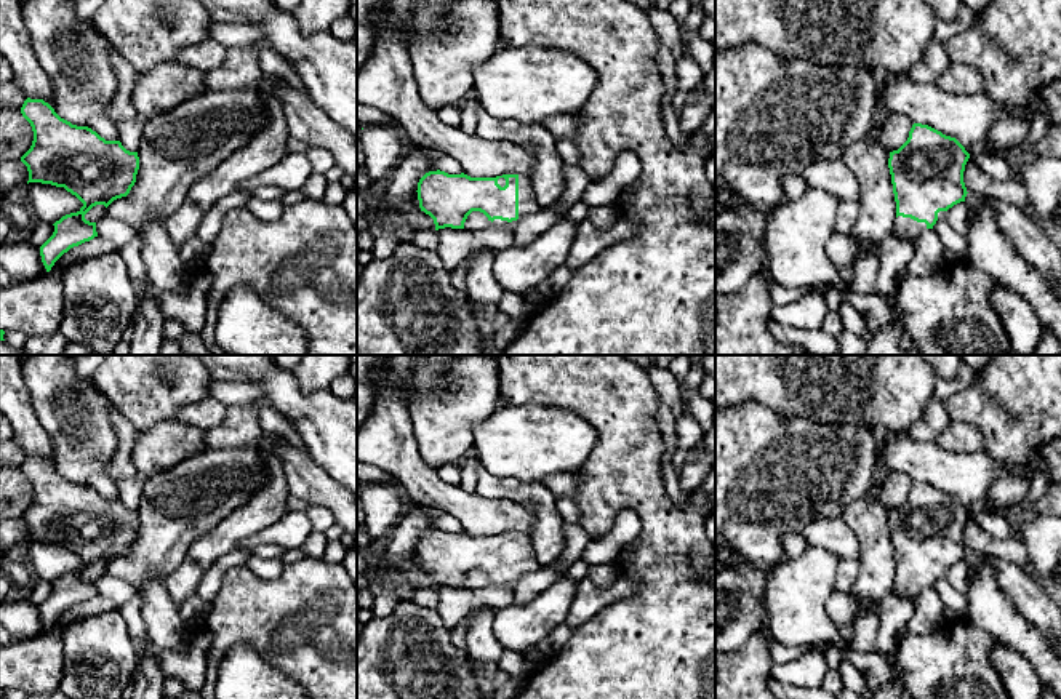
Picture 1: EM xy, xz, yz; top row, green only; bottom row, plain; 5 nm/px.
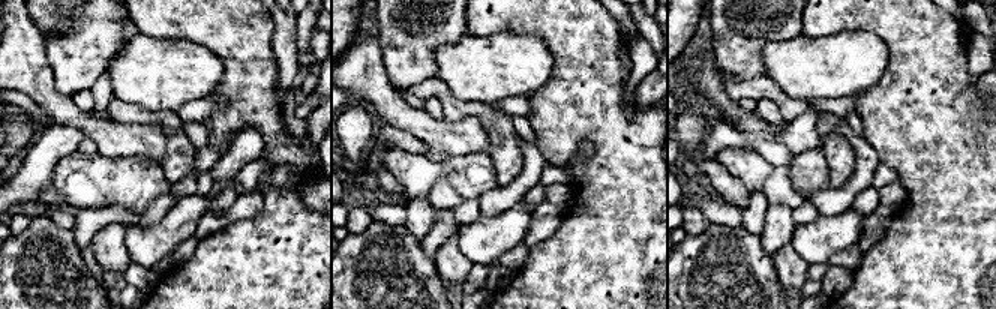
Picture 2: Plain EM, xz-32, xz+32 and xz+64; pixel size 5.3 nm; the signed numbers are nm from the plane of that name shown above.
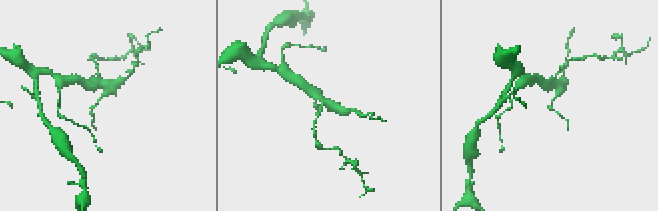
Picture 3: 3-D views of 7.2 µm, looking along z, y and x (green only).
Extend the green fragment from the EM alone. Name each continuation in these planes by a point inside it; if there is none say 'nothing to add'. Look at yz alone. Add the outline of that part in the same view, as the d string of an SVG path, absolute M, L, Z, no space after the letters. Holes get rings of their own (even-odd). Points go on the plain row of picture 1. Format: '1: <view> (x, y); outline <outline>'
1: yz (906, 587); outline M898 574L893 581L891 595L896 598L915 600L923 589L927 589L925 581L917 581L911 576Z

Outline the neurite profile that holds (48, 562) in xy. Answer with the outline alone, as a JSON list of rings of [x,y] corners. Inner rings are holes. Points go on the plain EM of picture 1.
[[[29,541],[22,545],[22,557],[37,579],[54,582],[62,574],[77,571],[83,561],[64,545]]]

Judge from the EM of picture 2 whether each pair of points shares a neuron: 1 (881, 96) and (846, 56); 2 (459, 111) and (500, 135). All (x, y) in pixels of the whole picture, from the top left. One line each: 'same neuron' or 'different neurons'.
1: different neurons
2: same neuron

